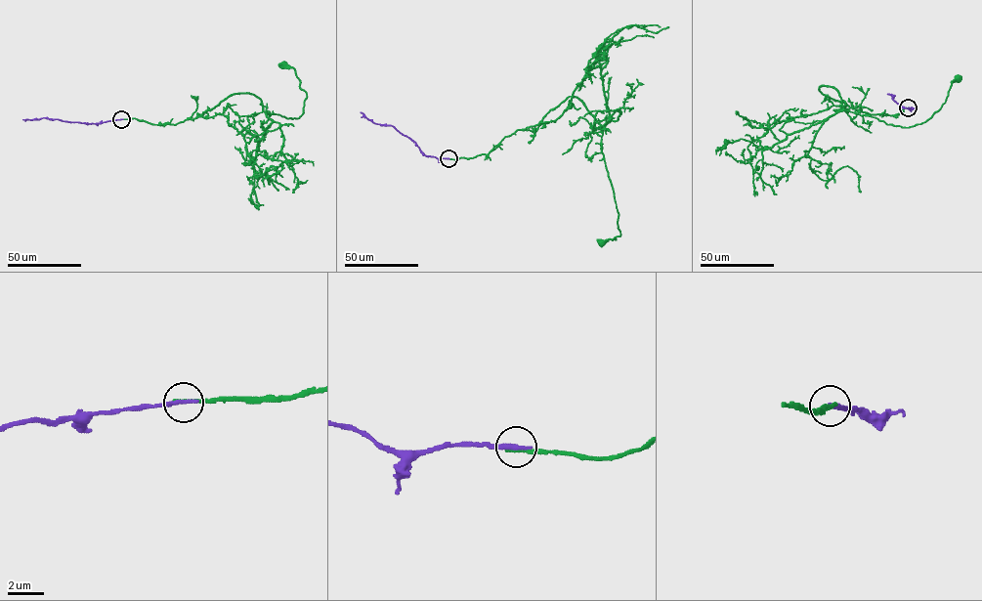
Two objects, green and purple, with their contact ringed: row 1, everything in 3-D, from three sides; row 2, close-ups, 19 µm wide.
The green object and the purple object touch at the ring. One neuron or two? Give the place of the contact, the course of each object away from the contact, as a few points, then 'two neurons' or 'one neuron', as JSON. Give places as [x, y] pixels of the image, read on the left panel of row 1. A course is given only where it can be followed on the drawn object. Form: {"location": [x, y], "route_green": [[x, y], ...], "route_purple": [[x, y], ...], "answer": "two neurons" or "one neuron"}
{"location": [121, 119], "route_green": [[122, 119], [176, 124], [249, 92], [269, 114], [296, 118], [307, 95], [285, 64]], "route_purple": [[122, 119], [87, 124], [45, 118], [22, 119]], "answer": "one neuron"}

